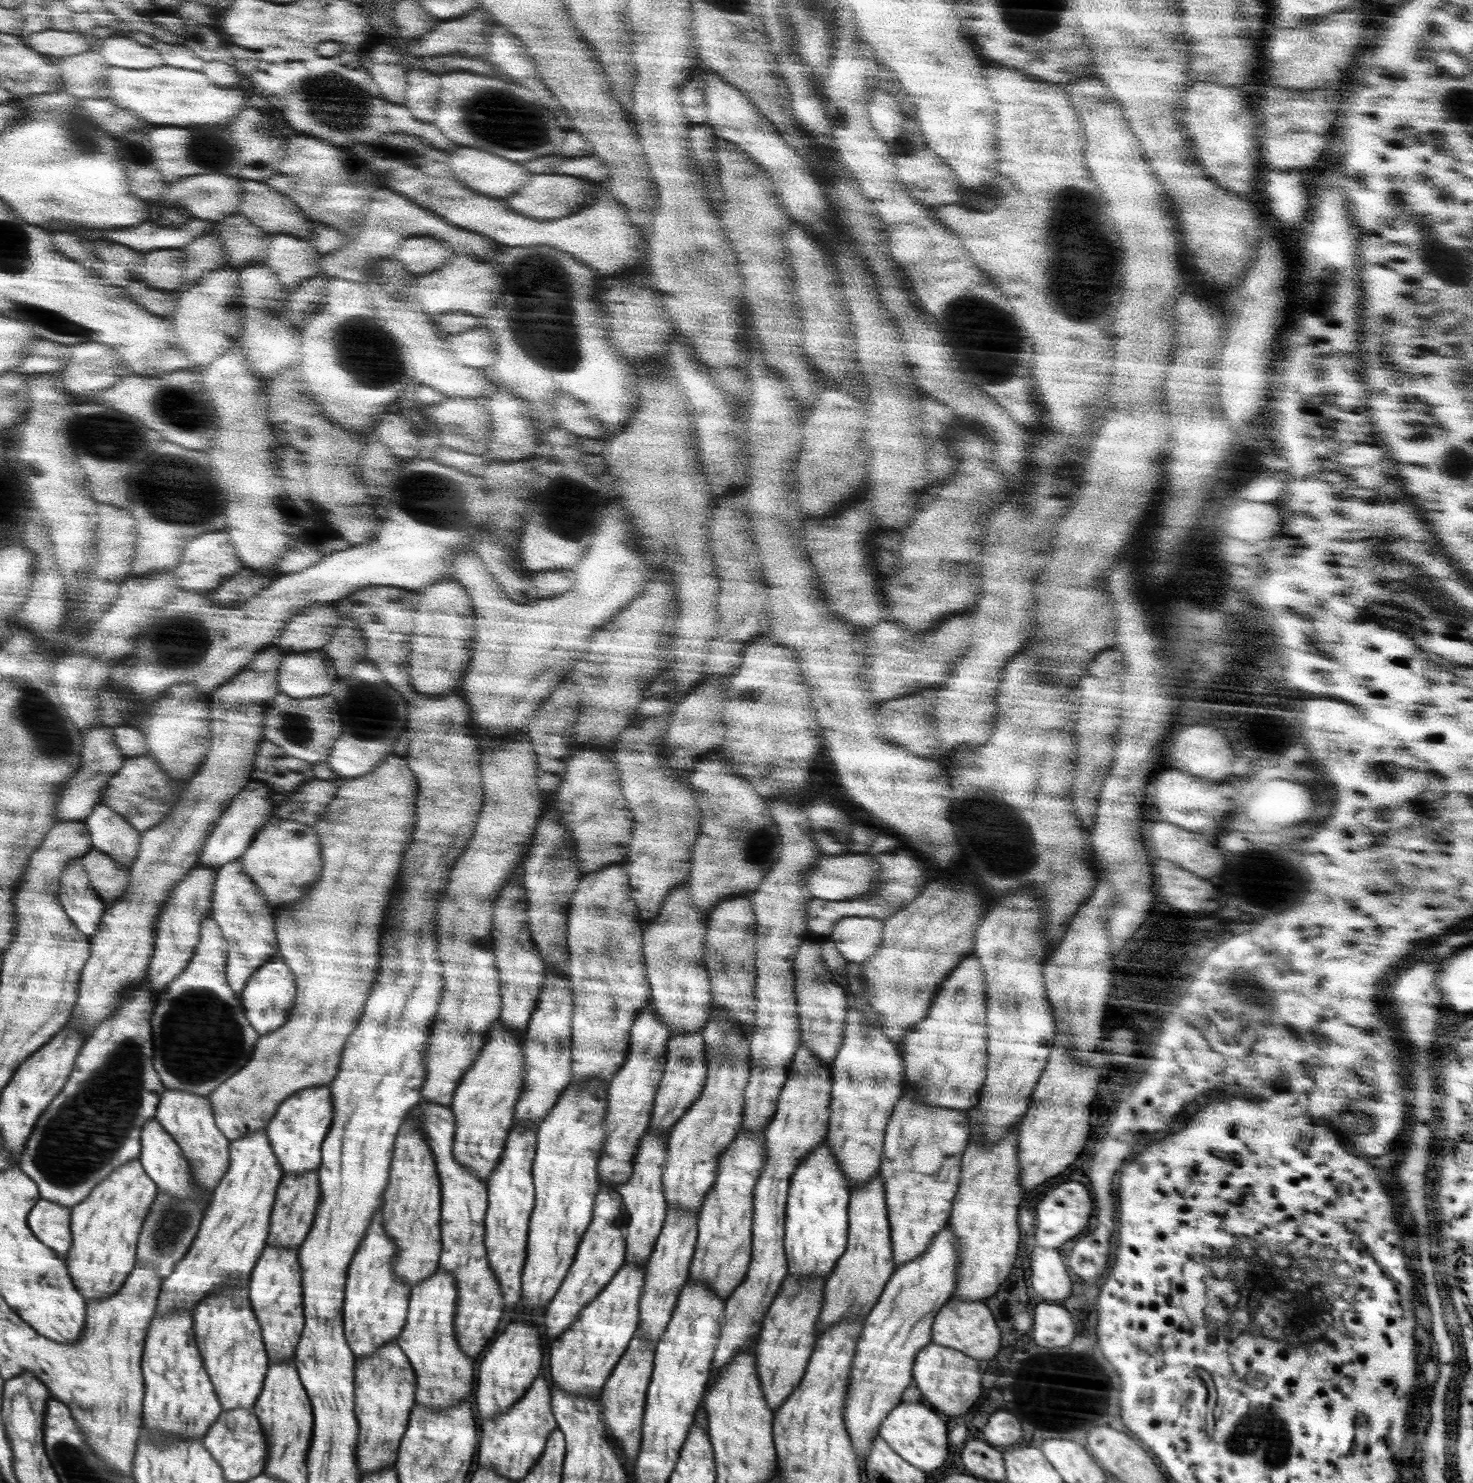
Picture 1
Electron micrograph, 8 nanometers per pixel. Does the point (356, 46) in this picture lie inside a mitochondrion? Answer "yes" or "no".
no

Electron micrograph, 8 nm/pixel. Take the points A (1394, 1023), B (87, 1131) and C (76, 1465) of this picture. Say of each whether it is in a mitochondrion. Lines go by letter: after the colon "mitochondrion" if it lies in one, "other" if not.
A: other
B: mitochondrion
C: mitochondrion

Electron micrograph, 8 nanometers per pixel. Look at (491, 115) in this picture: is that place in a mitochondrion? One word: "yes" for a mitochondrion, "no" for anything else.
yes

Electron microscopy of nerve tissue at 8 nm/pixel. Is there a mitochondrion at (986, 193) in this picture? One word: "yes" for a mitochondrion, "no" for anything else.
no

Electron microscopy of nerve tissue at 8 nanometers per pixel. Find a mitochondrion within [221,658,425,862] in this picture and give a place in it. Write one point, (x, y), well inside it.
(295, 727)

